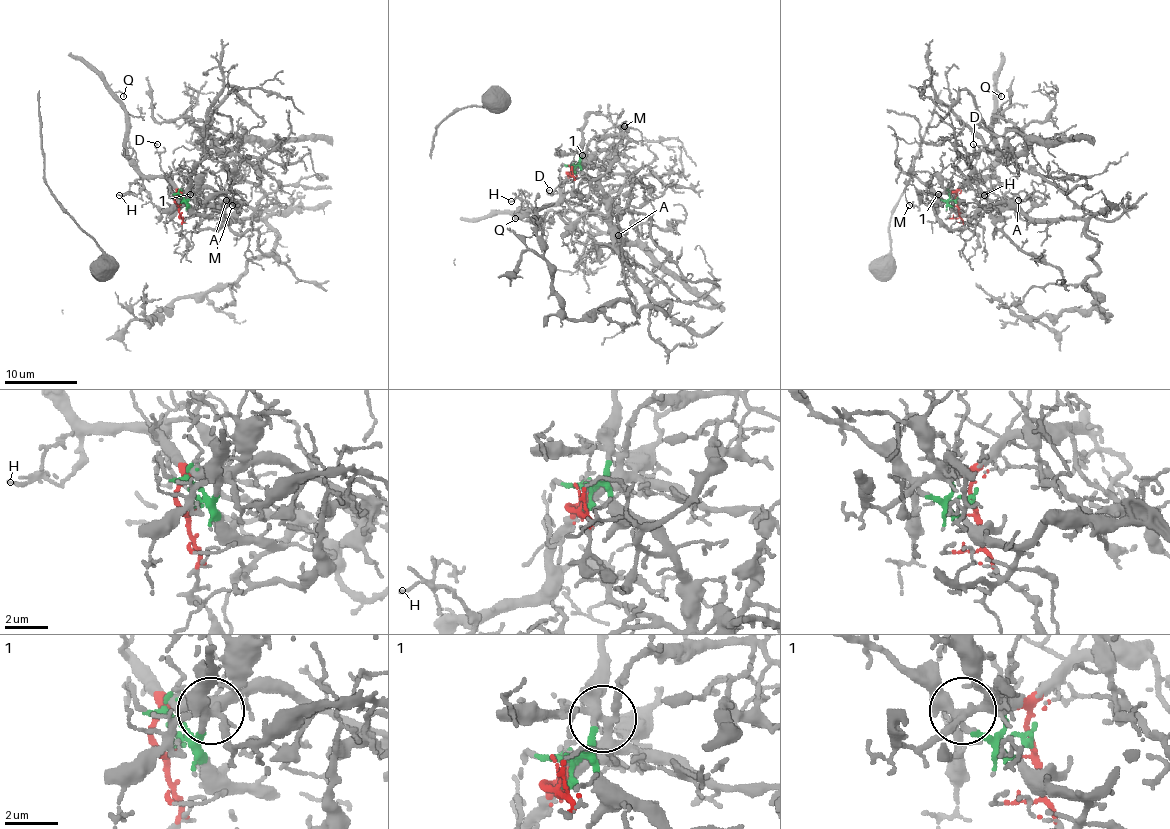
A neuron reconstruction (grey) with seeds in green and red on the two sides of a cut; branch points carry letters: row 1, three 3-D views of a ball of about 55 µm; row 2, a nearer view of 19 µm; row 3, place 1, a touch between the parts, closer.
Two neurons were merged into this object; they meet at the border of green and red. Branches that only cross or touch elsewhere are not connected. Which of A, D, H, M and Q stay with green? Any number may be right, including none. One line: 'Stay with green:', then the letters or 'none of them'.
Stay with green: A

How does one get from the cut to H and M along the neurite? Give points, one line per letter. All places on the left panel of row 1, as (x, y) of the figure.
H: (180, 205), (174, 194), (176, 189), (162, 176), (143, 180), (143, 187), (136, 194), (118, 194)
M: (180, 205), (174, 200), (180, 193), (190, 193), (200, 203), (227, 191), (232, 184), (232, 205)

